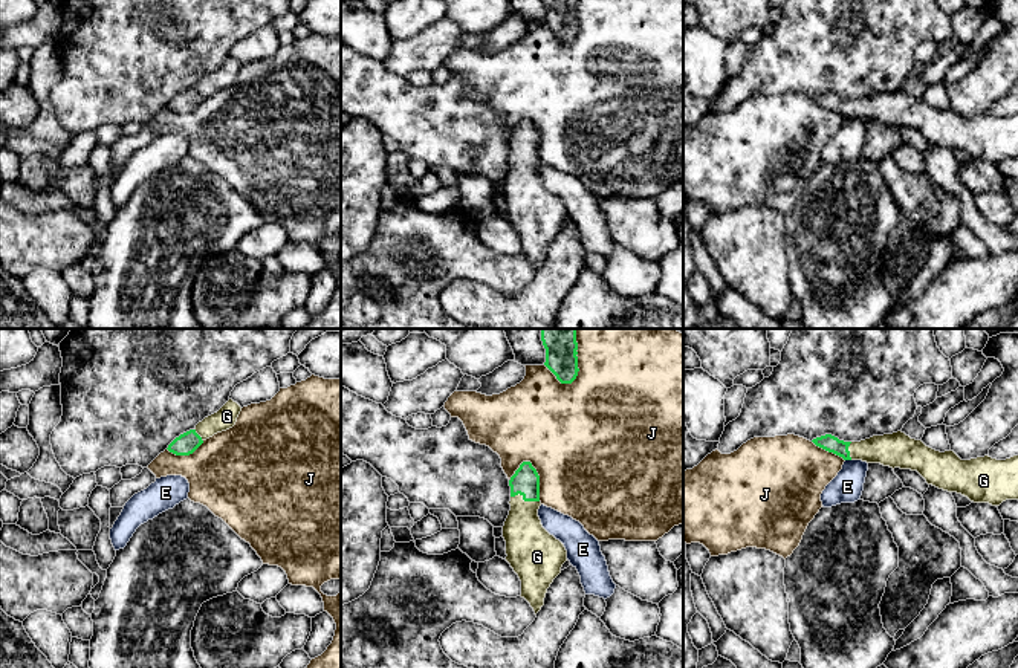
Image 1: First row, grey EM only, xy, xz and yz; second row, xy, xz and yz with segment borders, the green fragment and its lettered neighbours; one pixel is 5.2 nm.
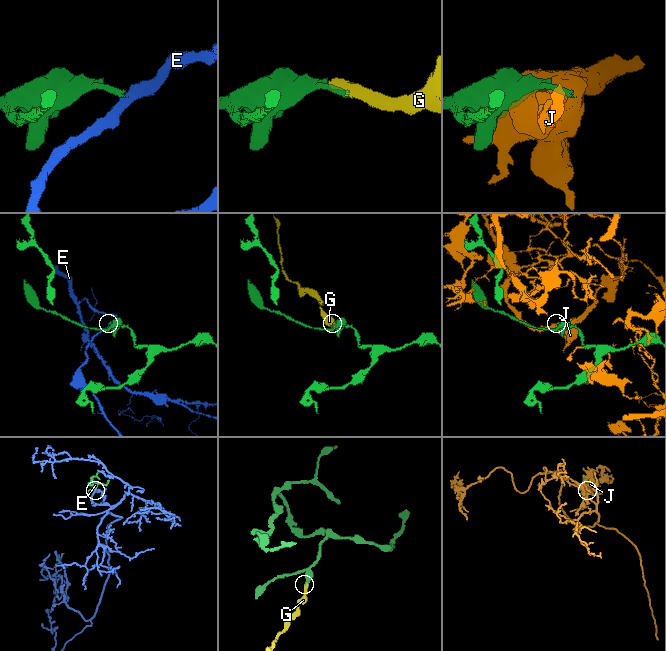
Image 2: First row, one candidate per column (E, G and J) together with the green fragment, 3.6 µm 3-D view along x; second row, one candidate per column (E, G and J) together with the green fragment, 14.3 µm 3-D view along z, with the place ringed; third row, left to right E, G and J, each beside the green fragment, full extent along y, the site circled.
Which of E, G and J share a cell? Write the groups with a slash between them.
E / G / J

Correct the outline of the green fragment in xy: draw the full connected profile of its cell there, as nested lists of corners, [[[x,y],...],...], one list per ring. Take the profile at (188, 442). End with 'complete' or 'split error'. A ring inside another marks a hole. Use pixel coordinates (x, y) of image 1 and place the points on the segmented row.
[[[229,399],[217,413],[199,422],[194,430],[176,437],[167,449],[176,456],[193,454],[206,439],[232,428],[240,411],[242,407]]] | split error

